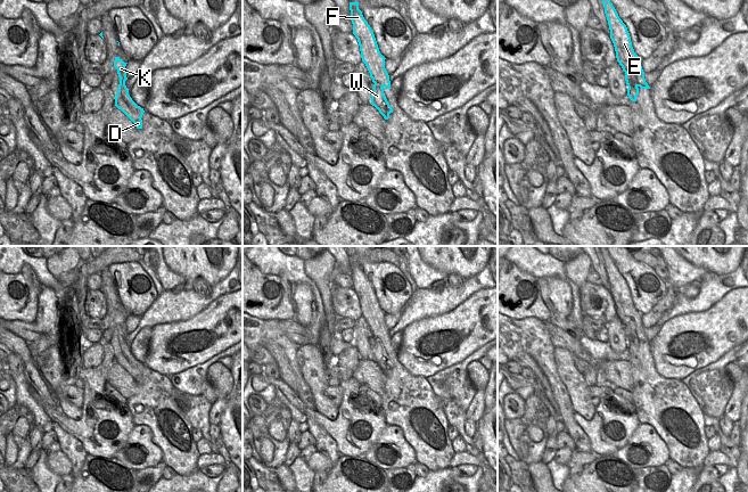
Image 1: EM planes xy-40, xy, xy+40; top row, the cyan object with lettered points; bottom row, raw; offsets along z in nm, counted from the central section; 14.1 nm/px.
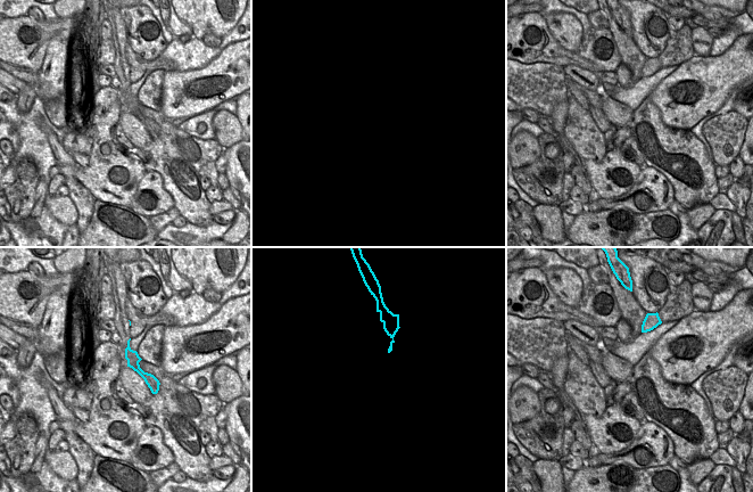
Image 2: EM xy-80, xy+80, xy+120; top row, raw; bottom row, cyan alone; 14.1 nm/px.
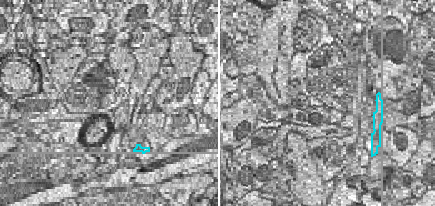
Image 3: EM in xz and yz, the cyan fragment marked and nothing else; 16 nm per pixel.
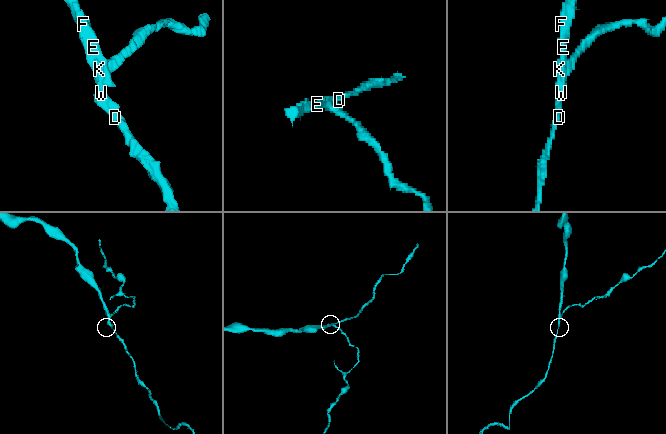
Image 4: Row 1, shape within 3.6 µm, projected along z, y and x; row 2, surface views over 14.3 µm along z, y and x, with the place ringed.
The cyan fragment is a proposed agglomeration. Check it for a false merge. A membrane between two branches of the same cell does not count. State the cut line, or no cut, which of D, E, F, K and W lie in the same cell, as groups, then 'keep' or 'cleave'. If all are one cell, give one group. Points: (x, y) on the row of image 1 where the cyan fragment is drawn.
cut xy+40 (626, 81), (634, 82), (638, 85); groups D W / E F K; cleave

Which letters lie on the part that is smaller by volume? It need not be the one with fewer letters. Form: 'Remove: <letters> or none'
Remove: D, W

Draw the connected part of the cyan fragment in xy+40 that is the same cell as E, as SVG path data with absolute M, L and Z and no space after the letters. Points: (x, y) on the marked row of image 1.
M602 0L605 14L610 30L610 39L614 43L616 58L625 72L626 83L636 83L641 89L650 89L644 79L641 58L634 52L631 36L626 25L619 18L610 0Z

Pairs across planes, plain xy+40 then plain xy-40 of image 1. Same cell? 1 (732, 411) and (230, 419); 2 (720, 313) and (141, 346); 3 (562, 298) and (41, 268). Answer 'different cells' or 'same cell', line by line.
1: different cells
2: different cells
3: different cells

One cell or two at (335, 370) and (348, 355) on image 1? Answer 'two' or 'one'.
one

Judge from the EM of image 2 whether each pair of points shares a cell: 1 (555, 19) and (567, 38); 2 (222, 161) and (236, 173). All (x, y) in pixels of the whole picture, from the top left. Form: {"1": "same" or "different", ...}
{"1": "same", "2": "different"}

